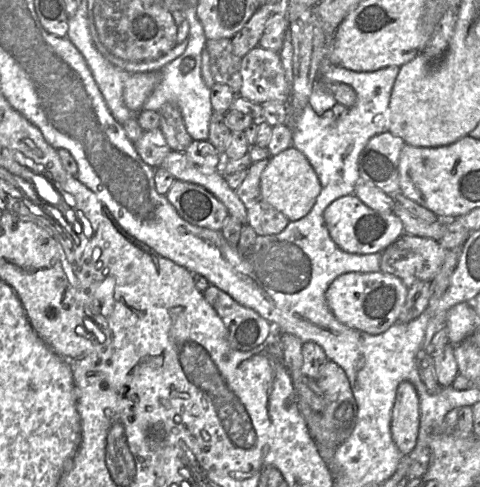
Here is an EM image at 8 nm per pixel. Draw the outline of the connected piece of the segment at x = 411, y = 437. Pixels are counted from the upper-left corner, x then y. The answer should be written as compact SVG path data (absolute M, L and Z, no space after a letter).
M403 381L396 391L391 413L391 436L402 456L414 449L420 422L419 398L412 383Z

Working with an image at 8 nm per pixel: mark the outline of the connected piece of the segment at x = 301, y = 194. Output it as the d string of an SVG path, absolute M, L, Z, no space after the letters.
M290 147L271 156L260 177L260 193L263 200L284 214L290 221L306 216L314 206L321 184L313 167L303 153Z

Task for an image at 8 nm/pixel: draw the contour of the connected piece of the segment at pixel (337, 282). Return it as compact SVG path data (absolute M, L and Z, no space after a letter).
M381 271L350 272L334 279L325 297L329 309L339 322L361 332L377 335L385 332L397 322L407 293L408 288L396 276Z

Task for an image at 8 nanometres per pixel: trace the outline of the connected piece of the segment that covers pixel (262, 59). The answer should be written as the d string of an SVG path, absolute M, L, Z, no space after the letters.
M260 46L250 50L242 58L241 77L239 96L246 100L257 104L271 100L287 104L290 100L290 86L278 52Z

